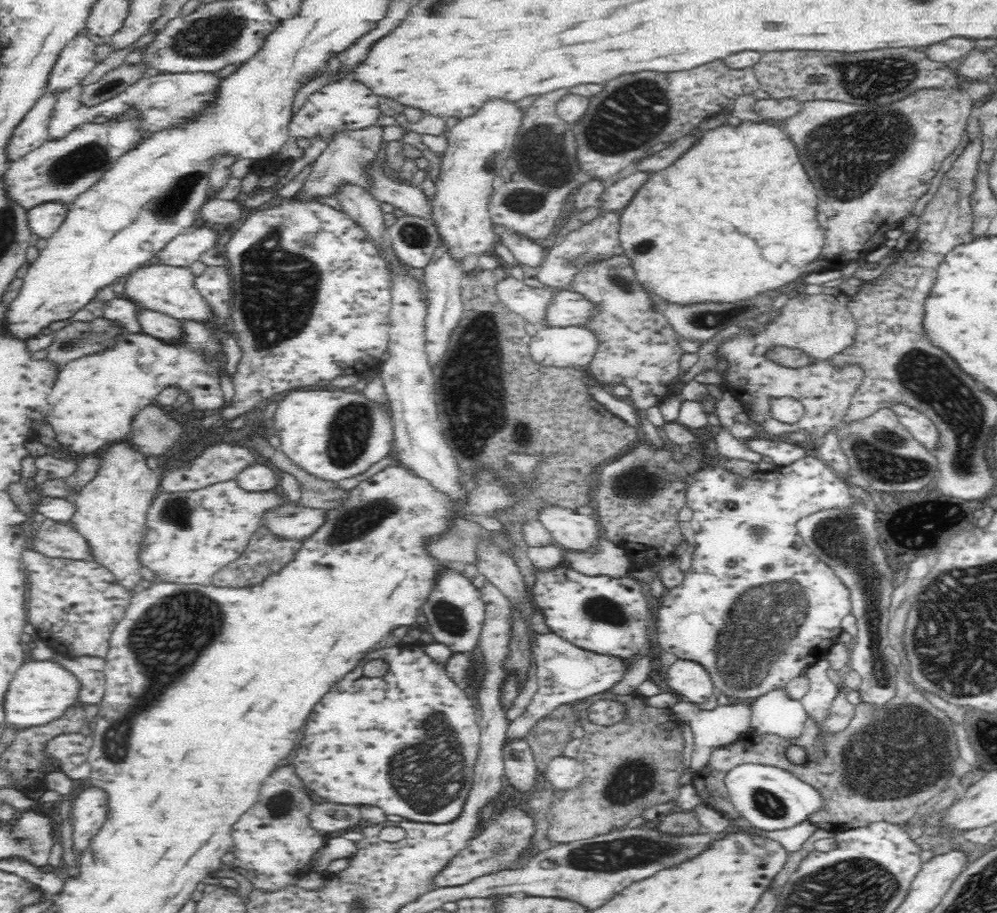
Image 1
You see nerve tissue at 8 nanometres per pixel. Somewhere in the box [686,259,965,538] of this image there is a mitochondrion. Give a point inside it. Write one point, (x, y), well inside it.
(884, 457)

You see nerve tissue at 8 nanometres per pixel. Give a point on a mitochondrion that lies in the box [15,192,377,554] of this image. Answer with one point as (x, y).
(278, 294)

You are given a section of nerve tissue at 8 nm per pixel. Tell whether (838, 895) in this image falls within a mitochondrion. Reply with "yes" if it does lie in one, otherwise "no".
yes

